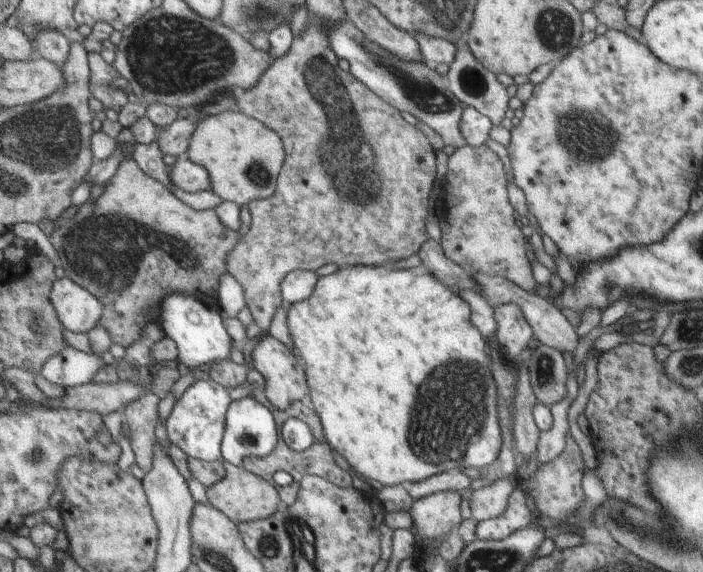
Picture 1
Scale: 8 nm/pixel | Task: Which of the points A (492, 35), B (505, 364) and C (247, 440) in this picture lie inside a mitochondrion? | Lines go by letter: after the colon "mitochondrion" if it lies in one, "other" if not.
A: other
B: mitochondrion
C: mitochondrion

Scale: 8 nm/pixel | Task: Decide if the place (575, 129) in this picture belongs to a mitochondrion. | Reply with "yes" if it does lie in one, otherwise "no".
yes

